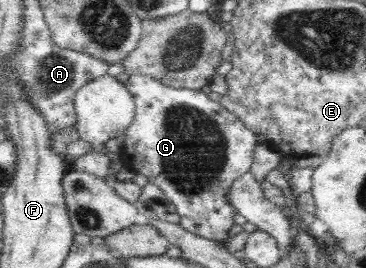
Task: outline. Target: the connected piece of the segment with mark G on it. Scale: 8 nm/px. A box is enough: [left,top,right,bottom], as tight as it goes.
[121,74,260,243]

